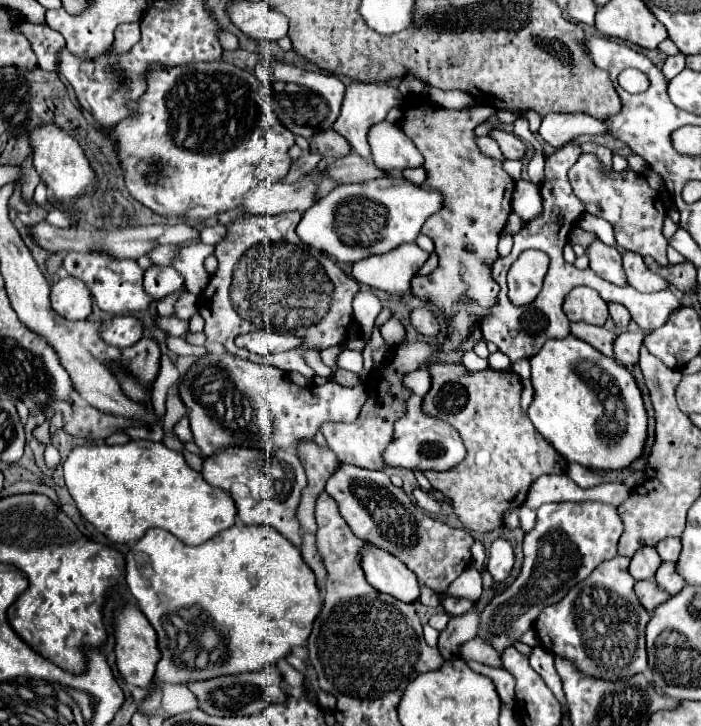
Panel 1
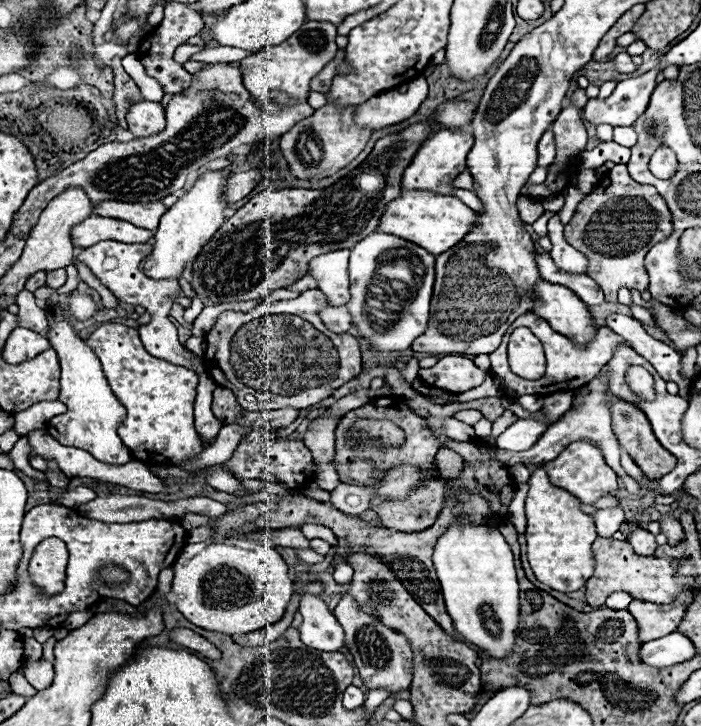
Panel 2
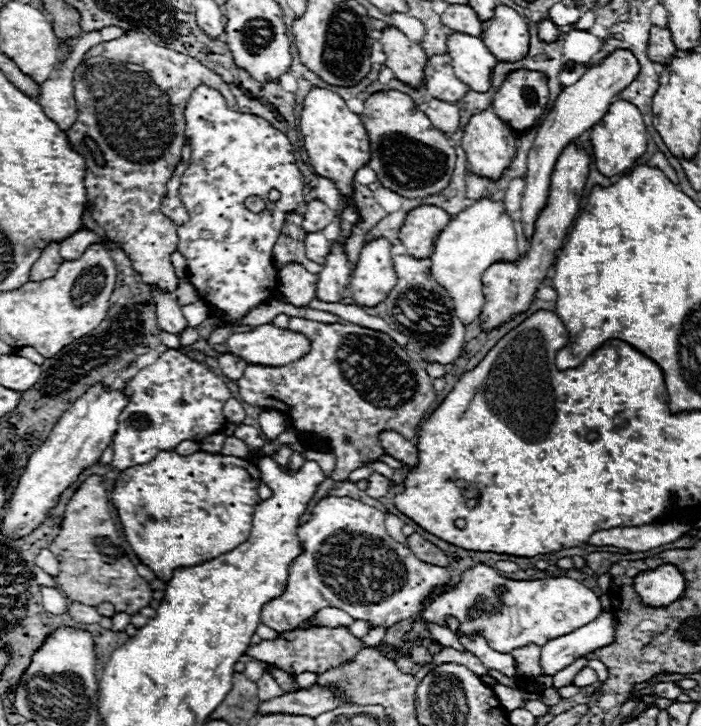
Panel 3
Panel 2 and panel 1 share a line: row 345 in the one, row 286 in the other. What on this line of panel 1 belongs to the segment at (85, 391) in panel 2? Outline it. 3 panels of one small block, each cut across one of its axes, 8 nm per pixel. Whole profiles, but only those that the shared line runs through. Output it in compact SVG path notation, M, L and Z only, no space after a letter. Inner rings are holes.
M74 276L60 278L52 284L50 306L68 320L86 320L86 316L92 312L90 290Z

